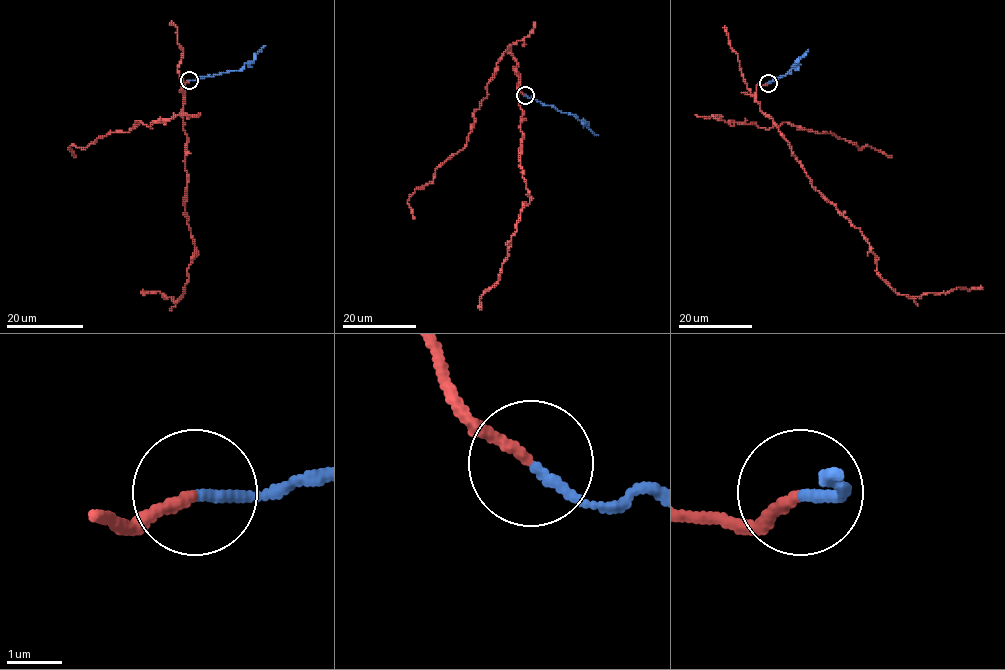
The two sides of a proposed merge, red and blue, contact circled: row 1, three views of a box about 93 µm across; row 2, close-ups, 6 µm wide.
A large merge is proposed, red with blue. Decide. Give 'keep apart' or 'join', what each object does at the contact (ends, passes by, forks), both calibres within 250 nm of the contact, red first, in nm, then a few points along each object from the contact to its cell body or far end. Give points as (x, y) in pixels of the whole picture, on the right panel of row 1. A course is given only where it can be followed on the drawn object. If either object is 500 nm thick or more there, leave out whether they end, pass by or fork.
join | red ends | blue ends | 190/180 nm | red via (768, 82), (756, 86), (759, 108), (812, 185), (859, 229), (876, 272), (897, 293), (983, 287) | blue via (768, 82), (788, 73), (808, 50)

